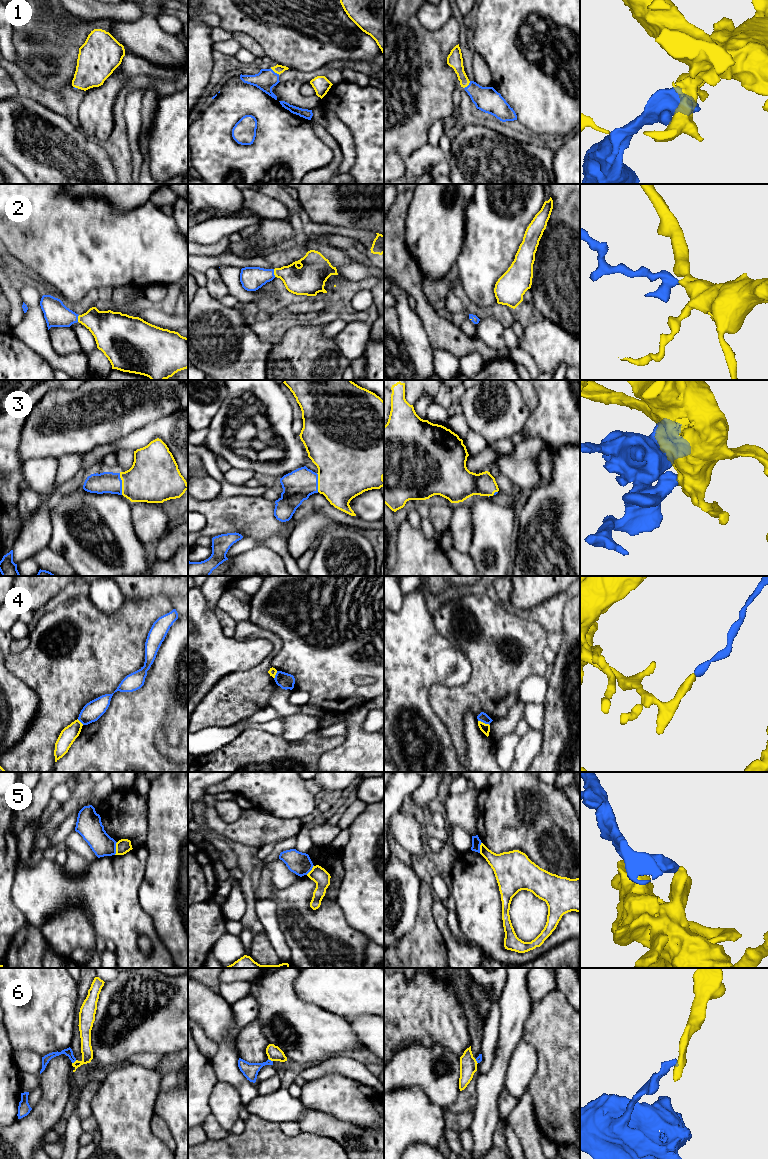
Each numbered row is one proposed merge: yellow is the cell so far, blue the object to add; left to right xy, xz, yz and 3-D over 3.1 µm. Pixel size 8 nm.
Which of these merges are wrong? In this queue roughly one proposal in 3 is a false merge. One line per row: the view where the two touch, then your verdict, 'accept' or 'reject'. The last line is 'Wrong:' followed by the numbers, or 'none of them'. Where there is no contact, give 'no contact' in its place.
1: xz | accept
2: xz | accept
3: xy | accept
4: yz | reject
5: xy | reject
6: xz | reject
Wrong: 4, 5, 6

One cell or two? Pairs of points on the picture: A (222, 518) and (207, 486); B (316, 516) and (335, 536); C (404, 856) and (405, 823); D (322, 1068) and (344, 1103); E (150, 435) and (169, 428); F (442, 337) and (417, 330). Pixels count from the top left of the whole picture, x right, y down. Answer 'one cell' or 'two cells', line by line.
A: two cells
B: two cells
C: two cells
D: two cells
E: one cell
F: two cells

